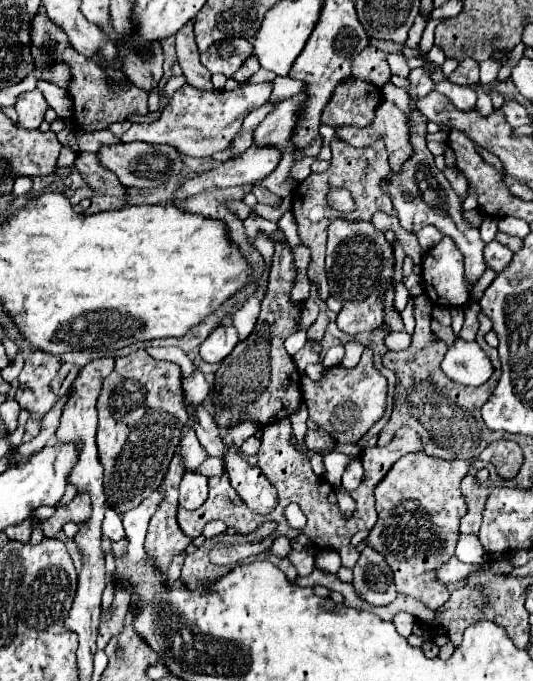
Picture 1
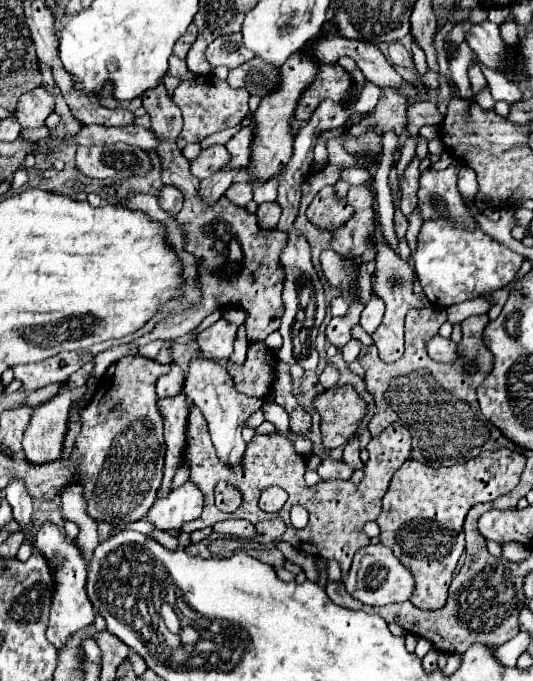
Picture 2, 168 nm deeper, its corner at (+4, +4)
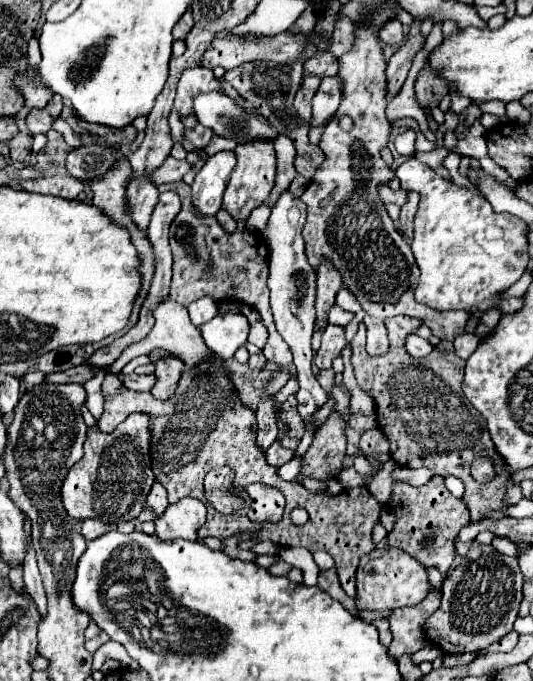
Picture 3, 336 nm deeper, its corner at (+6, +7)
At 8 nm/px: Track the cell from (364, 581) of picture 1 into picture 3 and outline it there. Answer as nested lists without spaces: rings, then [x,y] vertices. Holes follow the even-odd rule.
[[[387,547],[381,557],[363,557],[357,569],[357,609],[359,611],[387,611],[411,607],[421,603],[429,593],[427,571],[417,559],[401,549]]]

